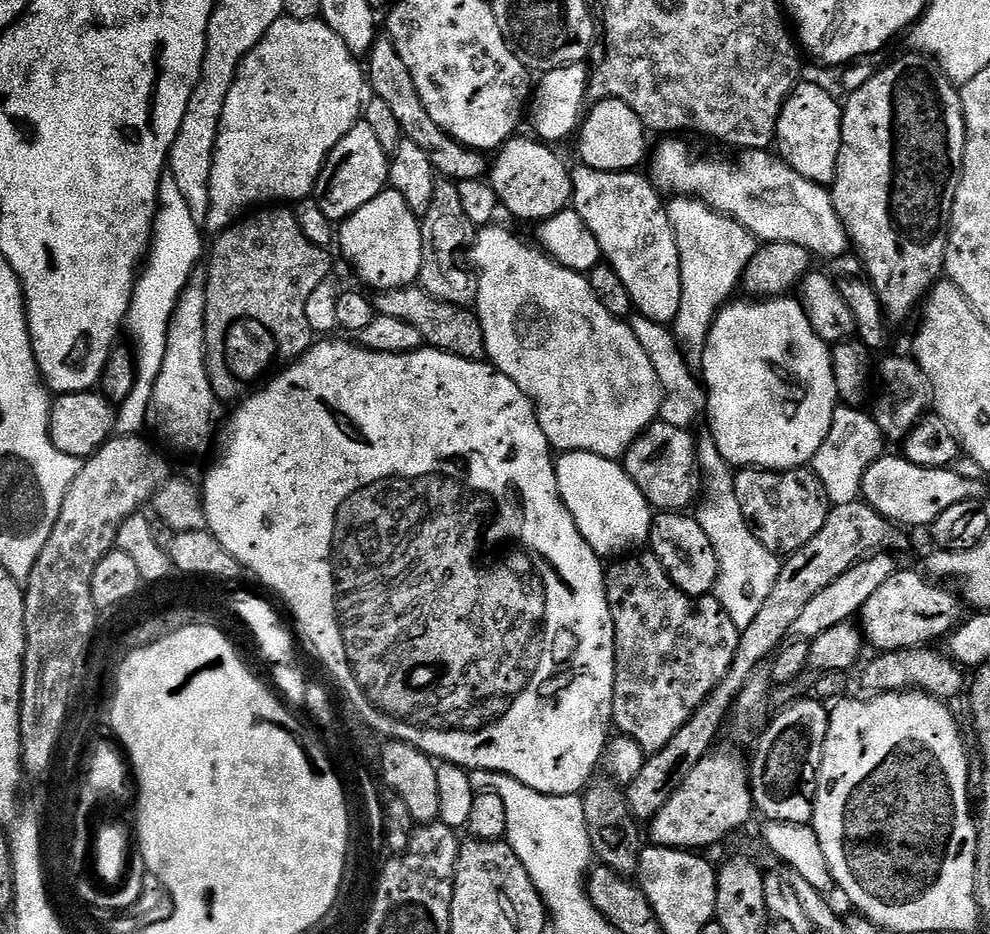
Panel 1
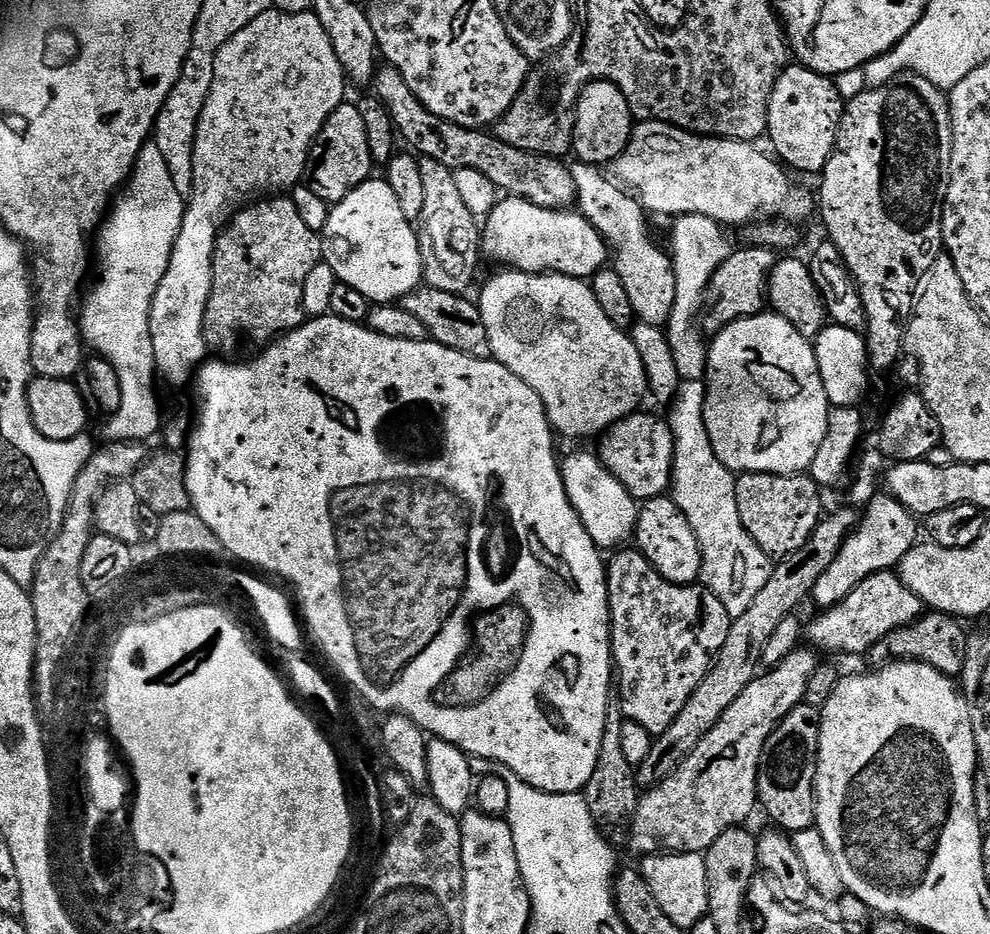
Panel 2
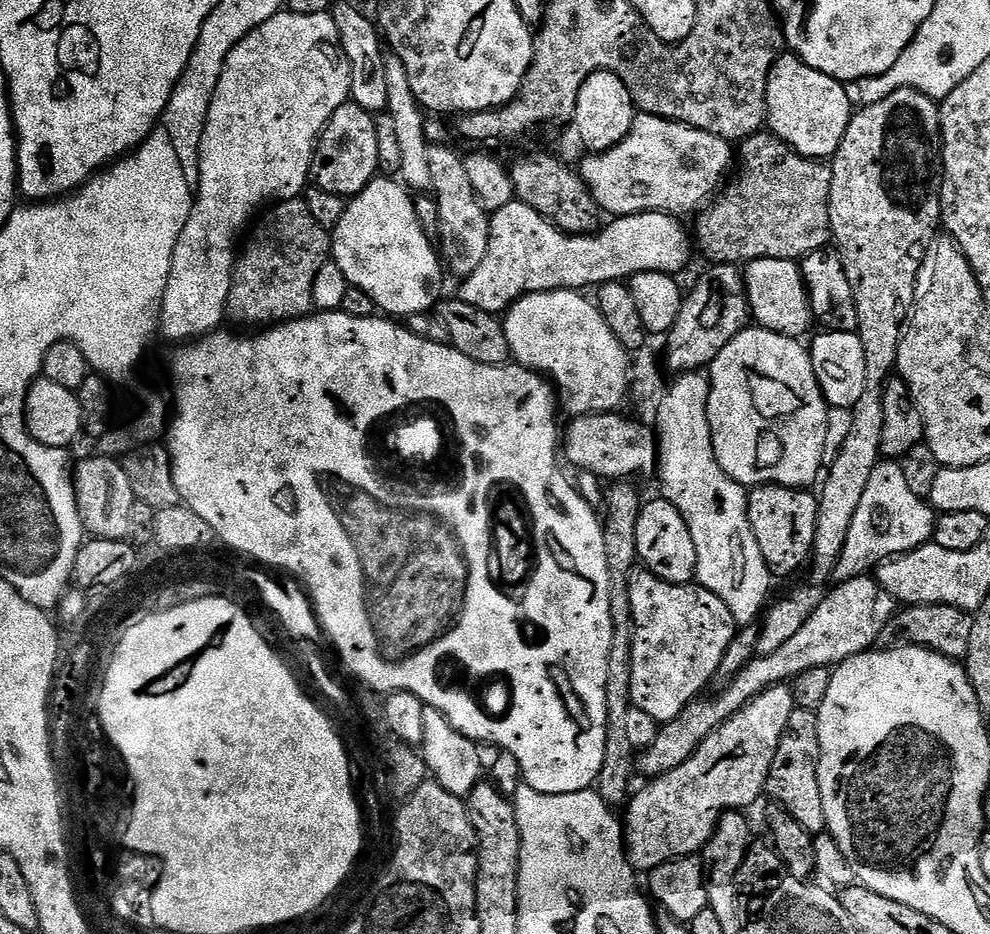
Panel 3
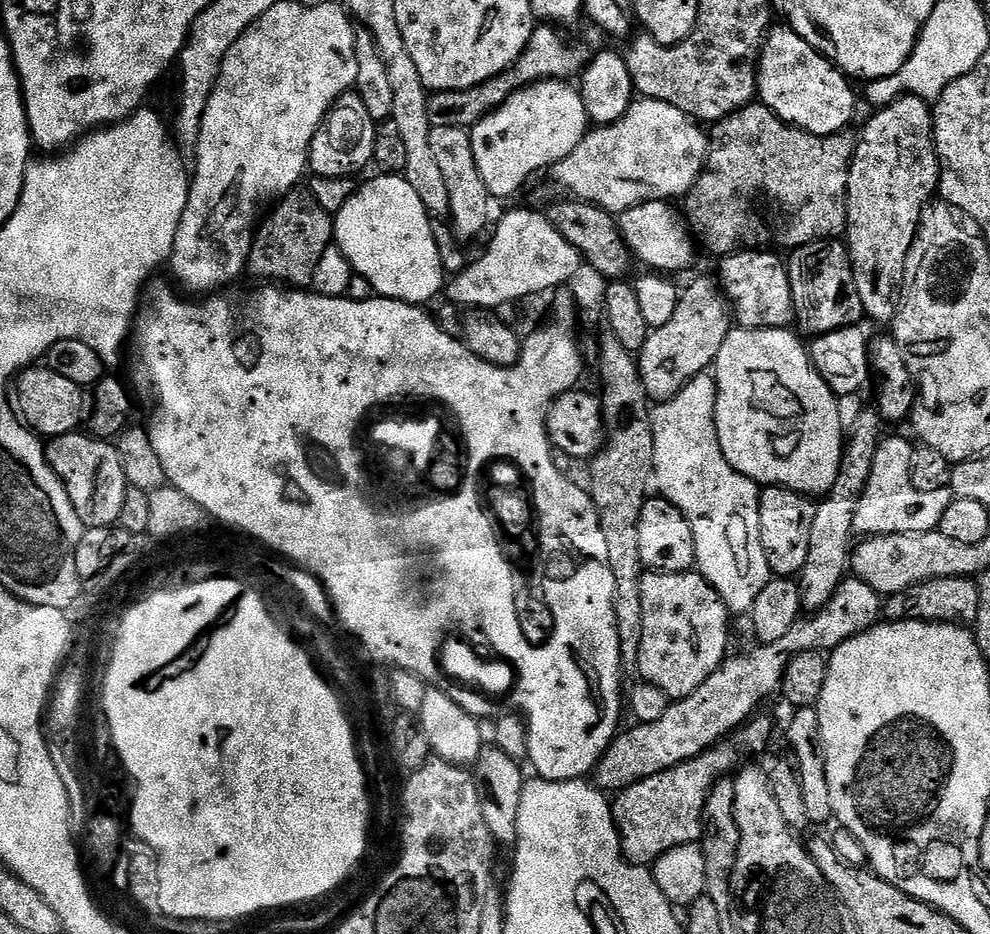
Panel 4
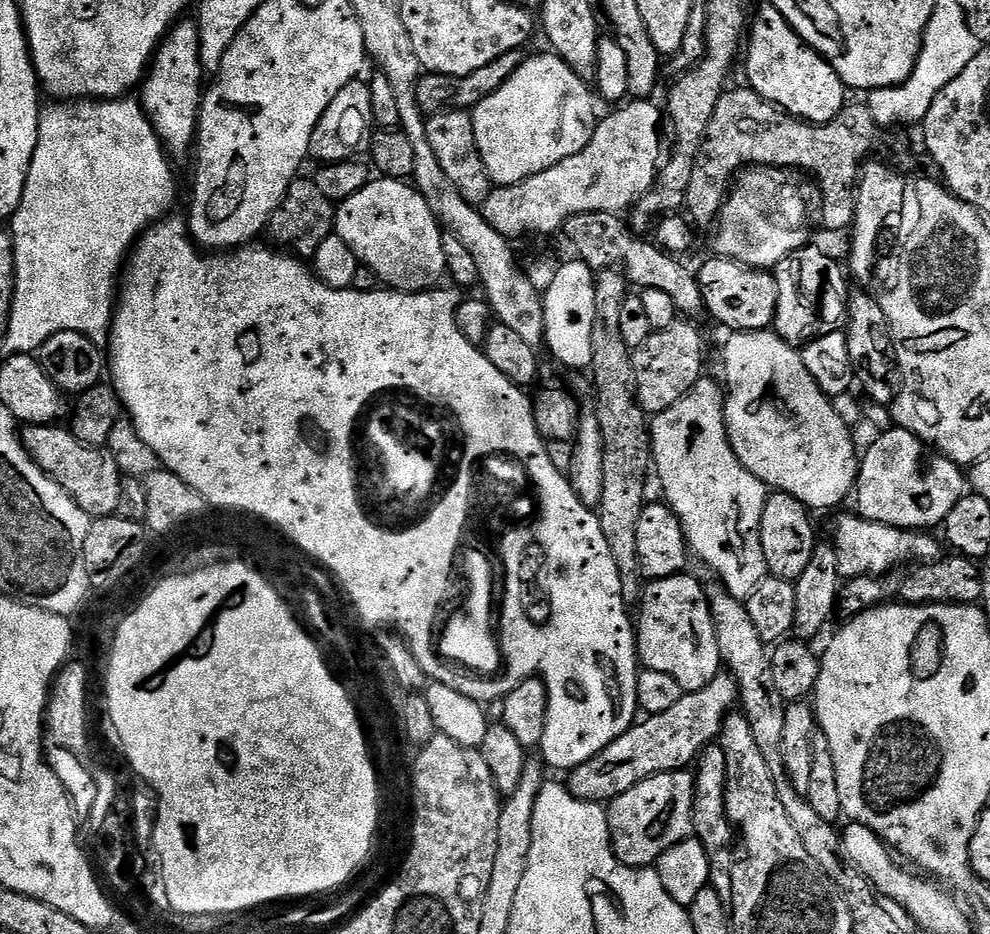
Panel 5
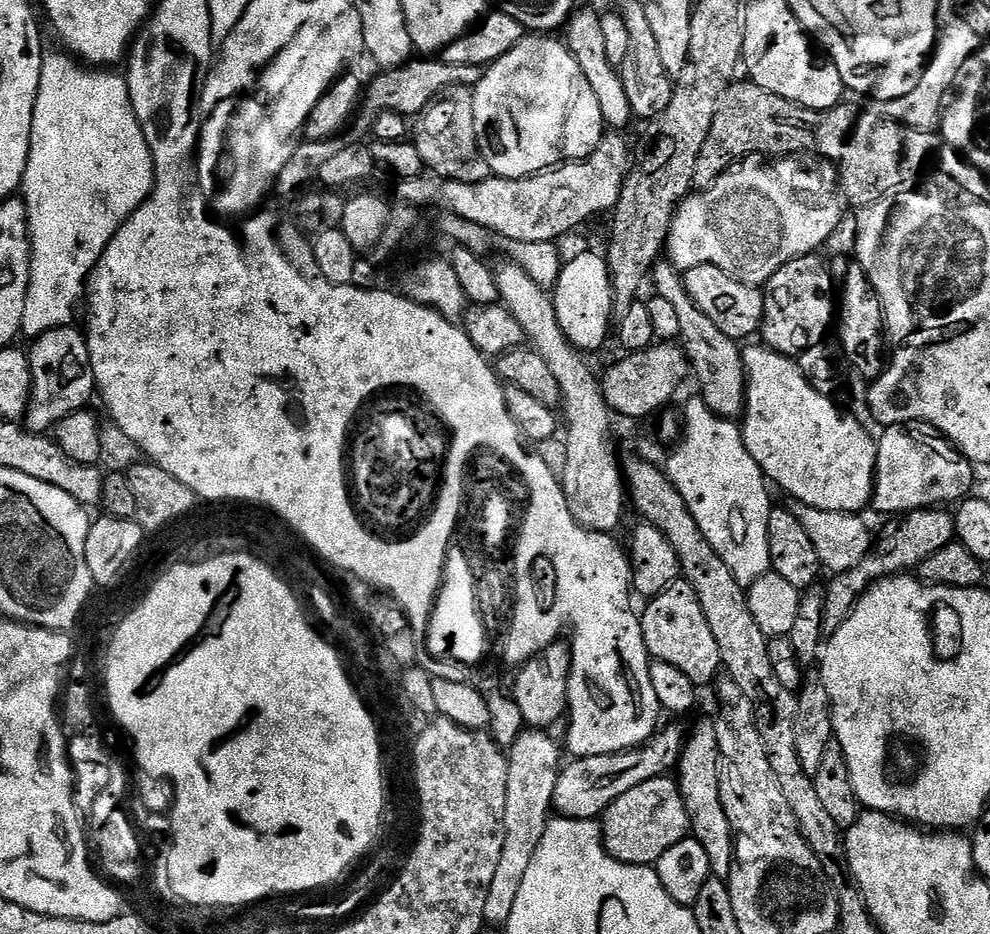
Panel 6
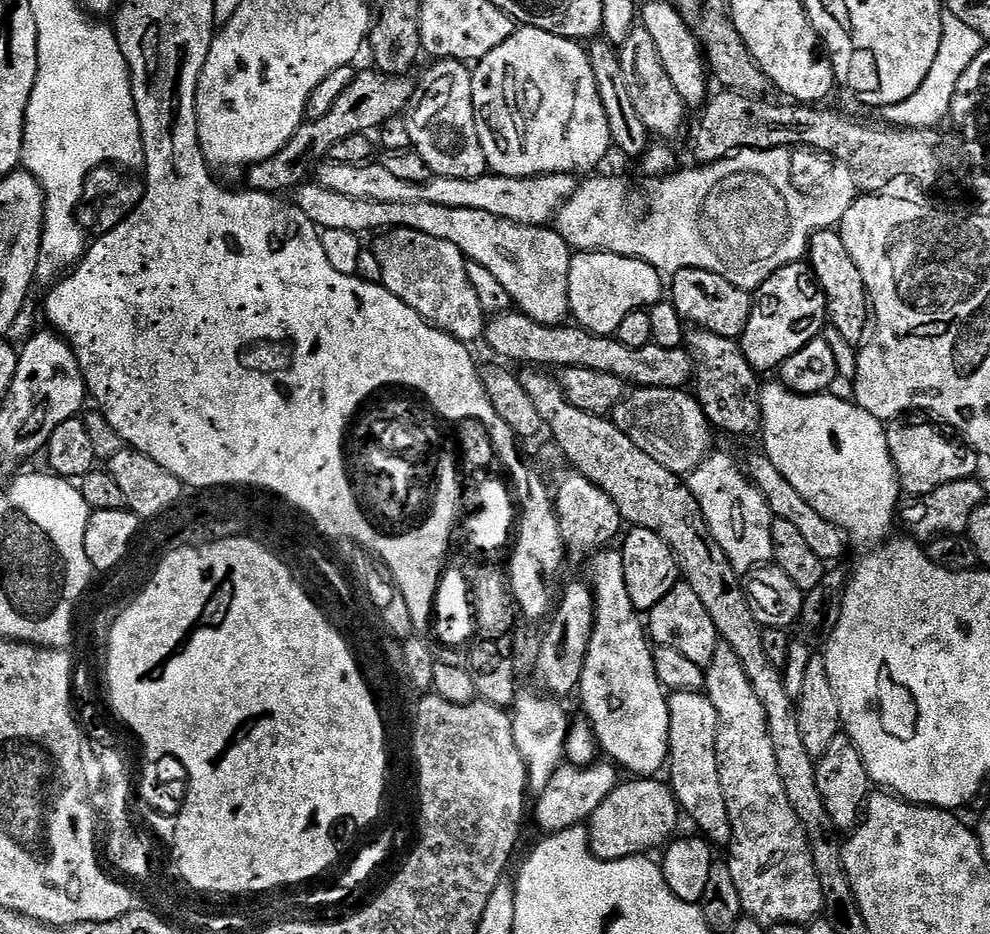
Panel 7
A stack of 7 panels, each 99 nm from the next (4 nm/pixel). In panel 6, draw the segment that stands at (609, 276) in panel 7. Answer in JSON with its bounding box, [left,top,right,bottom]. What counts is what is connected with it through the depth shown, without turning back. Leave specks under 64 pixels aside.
[554,252,612,353]

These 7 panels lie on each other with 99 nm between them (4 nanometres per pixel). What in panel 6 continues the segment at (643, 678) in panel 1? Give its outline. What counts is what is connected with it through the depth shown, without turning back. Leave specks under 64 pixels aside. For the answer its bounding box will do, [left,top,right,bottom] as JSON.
[640,578,722,686]

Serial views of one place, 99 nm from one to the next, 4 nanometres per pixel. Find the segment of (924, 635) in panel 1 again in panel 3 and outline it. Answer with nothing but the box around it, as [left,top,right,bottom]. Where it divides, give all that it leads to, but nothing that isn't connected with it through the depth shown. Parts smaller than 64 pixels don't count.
[639,575,898,778]

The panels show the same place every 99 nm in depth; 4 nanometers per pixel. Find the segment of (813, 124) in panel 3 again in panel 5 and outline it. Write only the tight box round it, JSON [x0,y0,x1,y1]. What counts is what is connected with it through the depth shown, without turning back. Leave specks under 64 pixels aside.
[746,2,846,124]

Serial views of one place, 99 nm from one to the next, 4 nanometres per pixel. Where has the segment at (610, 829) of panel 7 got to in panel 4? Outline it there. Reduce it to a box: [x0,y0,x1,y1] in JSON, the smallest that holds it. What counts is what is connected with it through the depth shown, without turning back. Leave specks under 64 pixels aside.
[614,715,772,866]

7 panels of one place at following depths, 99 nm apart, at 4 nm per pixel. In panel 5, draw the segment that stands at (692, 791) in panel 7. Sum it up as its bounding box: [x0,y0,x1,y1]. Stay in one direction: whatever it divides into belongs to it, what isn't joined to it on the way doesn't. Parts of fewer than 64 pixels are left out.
[692,742,734,898]

